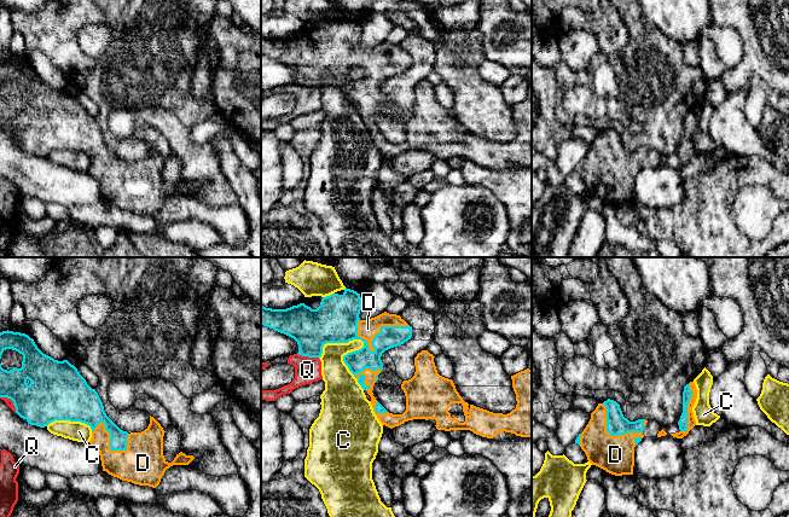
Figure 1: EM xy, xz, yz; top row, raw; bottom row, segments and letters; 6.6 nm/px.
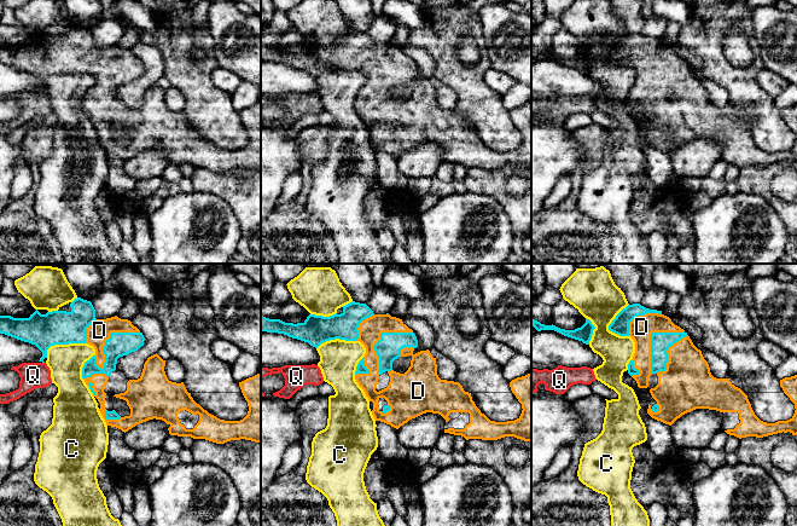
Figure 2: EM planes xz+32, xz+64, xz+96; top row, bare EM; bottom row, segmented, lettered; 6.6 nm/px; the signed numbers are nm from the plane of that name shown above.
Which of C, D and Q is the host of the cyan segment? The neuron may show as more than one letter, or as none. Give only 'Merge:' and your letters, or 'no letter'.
Merge: D

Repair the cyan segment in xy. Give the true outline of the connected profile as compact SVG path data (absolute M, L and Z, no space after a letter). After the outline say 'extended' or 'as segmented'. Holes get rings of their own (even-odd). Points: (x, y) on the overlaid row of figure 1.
M0 332L0 359L6 349L12 349L23 355L22 367L7 371L0 364L0 397L13 401L16 413L28 424L40 428L47 426L54 420L81 422L91 426L91 446L99 452L103 471L122 481L139 486L156 488L166 470L173 465L188 465L195 457L180 452L172 463L163 455L164 430L161 424L150 416L149 426L141 432L121 430L105 413L103 402L77 368L68 360L58 361L43 354L34 339L25 333Z; extended

